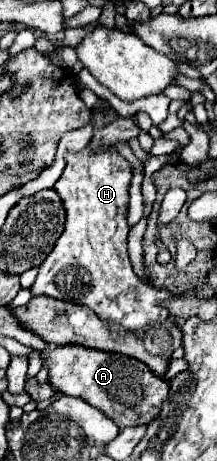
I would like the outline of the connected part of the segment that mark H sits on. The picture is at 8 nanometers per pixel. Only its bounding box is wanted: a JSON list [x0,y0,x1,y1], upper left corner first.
[30,148,178,330]

